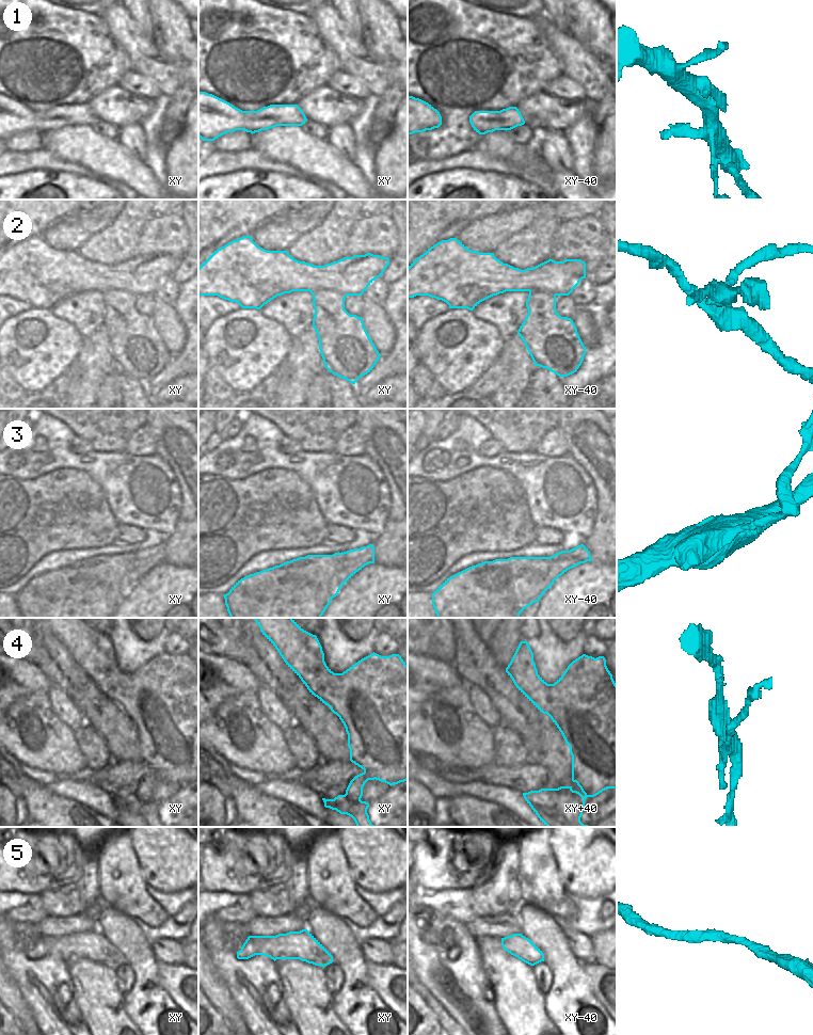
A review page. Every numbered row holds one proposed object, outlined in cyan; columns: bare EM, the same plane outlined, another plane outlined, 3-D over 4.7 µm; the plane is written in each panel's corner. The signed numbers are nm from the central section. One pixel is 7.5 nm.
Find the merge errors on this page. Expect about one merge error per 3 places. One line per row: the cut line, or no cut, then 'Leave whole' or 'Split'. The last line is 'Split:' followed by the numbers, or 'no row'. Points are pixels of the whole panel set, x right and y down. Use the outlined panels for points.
1: No split. Leave whole
2: Split along xy (346, 296), (338, 291), (324, 289), (317, 292), (313, 298). Split
3: No split. Leave whole
4: Split along xy (364, 770), (373, 779). Split
5: No split. Leave whole
Split: 2, 4.

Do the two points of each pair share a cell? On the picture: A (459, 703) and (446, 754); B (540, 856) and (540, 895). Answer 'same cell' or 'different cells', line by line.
A: same cell
B: same cell

